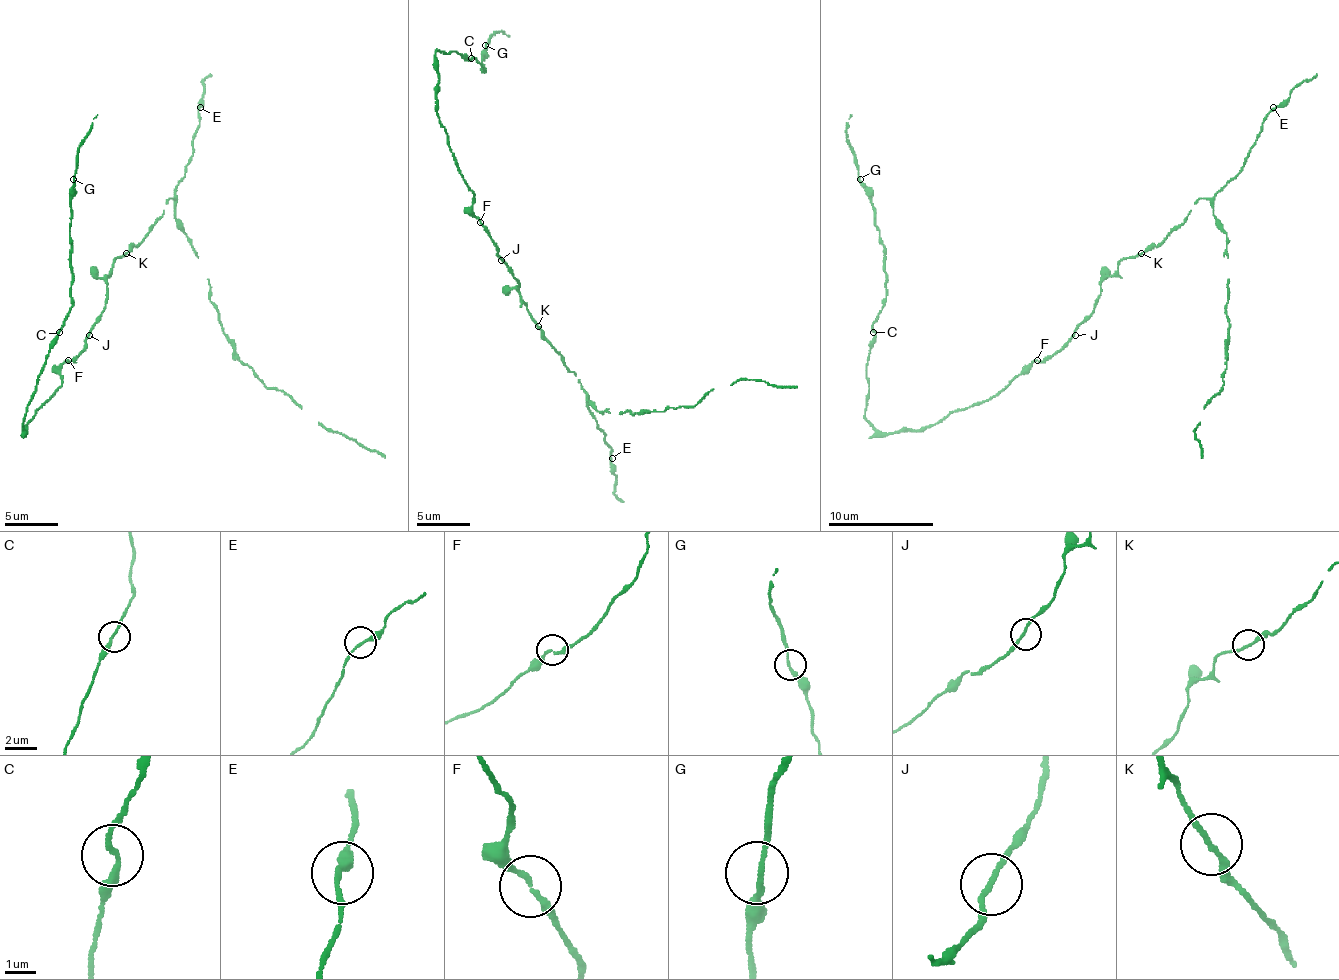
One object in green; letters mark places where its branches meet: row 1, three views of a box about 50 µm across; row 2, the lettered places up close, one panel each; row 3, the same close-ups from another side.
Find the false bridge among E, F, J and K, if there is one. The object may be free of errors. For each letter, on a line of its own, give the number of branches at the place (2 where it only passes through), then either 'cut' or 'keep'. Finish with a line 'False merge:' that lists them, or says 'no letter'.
E: 2 | keep
F: 2 | keep
J: 2 | keep
K: 2 | keep
False merge: no letter

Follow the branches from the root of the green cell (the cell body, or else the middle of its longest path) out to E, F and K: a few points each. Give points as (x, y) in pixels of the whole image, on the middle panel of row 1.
E: (498, 257), (519, 281), (519, 297), (543, 339), (583, 387), (585, 405), (604, 432), (612, 458)
F: (498, 257), (498, 249), (479, 222)
K: (498, 257), (519, 281), (519, 297), (538, 326)

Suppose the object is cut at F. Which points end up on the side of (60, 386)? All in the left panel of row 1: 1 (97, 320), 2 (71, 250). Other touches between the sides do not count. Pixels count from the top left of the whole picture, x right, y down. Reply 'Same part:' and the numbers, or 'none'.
Same part: 2

